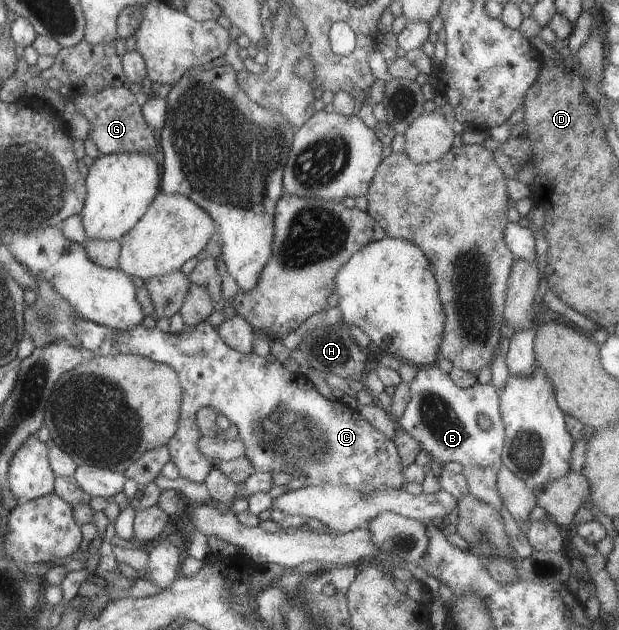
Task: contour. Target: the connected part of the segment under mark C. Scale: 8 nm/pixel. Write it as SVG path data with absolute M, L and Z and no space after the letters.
M78 318L74 321L74 329L78 335L76 341L80 341L82 349L87 350L90 356L131 354L146 357L152 362L168 365L178 375L182 387L178 427L166 445L170 451L170 462L178 470L179 476L188 482L203 484L204 477L215 466L196 449L196 441L200 433L194 415L202 407L214 409L217 415L228 417L230 424L236 426L237 437L244 443L246 449L245 457L256 472L286 473L291 474L293 479L304 477L307 485L311 486L324 485L324 483L346 485L359 493L391 488L401 489L402 483L406 482L402 477L403 468L393 441L372 427L368 421L364 421L356 409L346 407L344 403L340 403L340 400L328 401L318 393L304 375L290 373L277 360L270 363L266 358L261 358L254 353L244 355L228 348L215 328L206 322L198 323L194 327L185 326L181 333L163 333L156 327L146 329L142 325L136 325L126 331L114 331Z

